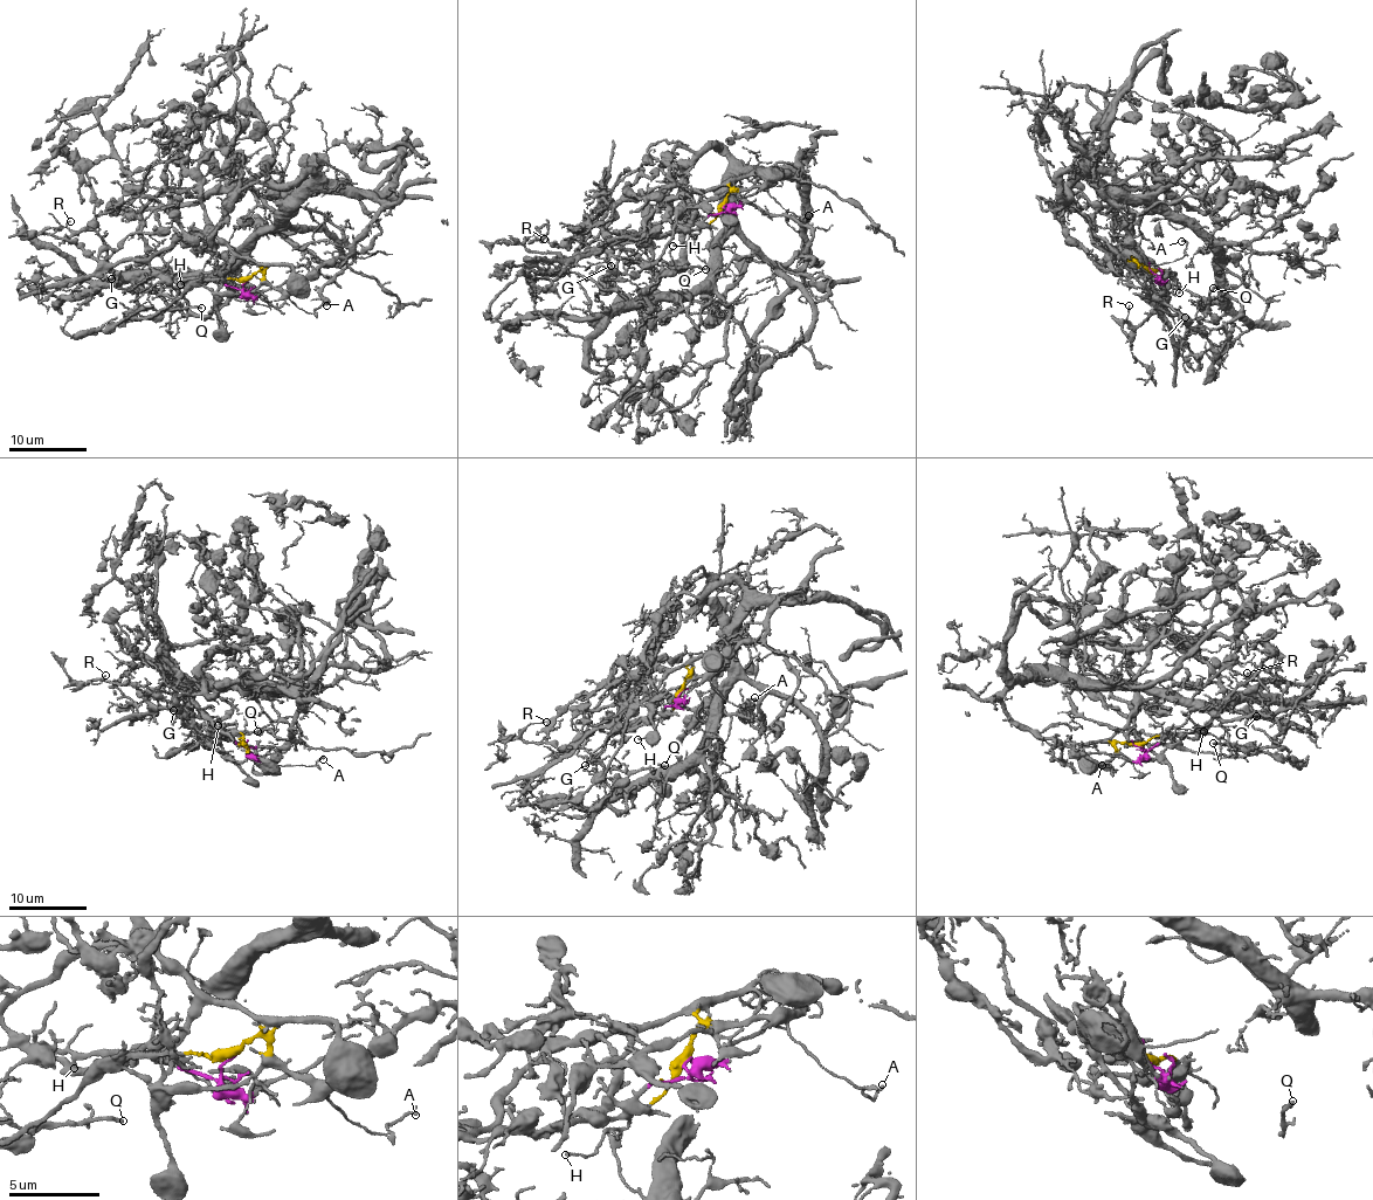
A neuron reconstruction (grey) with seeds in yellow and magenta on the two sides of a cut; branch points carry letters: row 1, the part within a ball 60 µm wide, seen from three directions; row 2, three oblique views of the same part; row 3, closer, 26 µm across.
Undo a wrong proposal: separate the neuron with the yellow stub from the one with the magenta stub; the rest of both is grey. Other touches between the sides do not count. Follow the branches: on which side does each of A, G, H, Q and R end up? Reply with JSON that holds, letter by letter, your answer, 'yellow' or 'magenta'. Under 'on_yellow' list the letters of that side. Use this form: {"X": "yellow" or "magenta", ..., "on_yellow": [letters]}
{"A": "yellow", "G": "magenta", "H": "yellow", "Q": "magenta", "R": "magenta", "on_yellow": ["A", "H"]}

